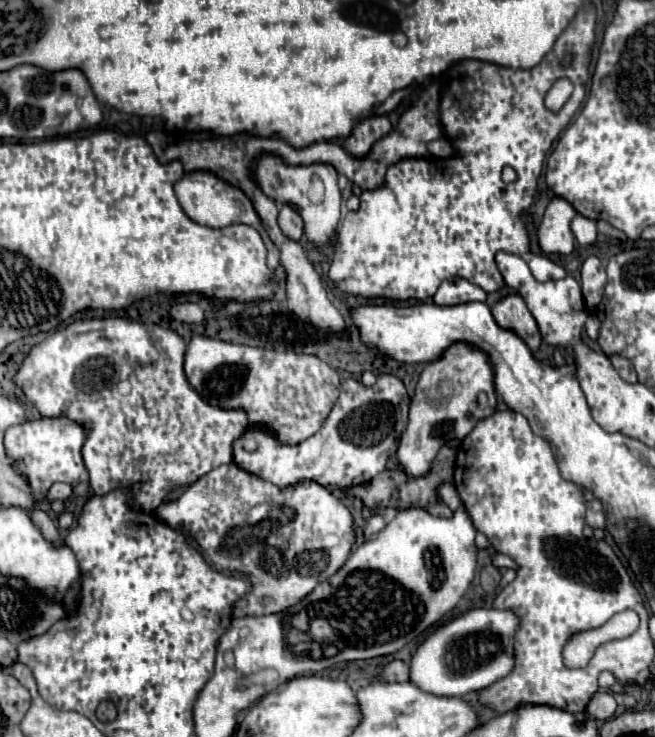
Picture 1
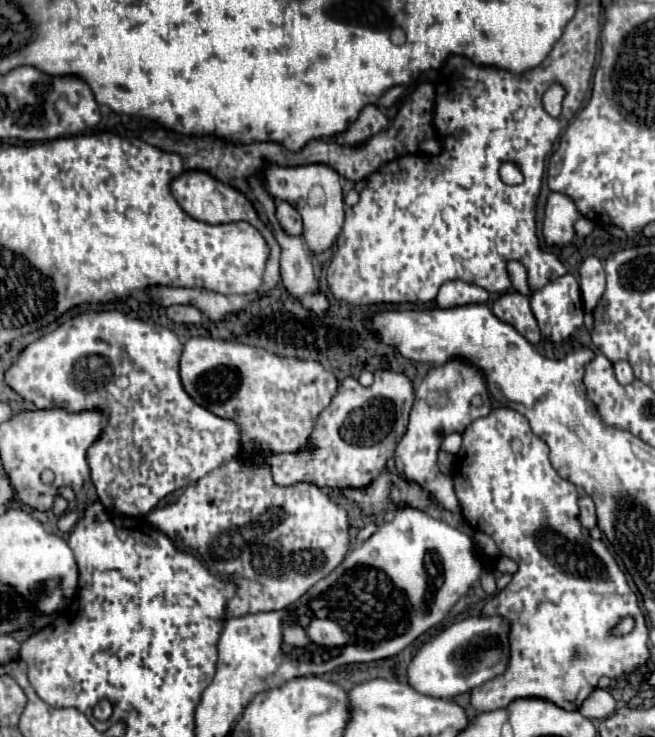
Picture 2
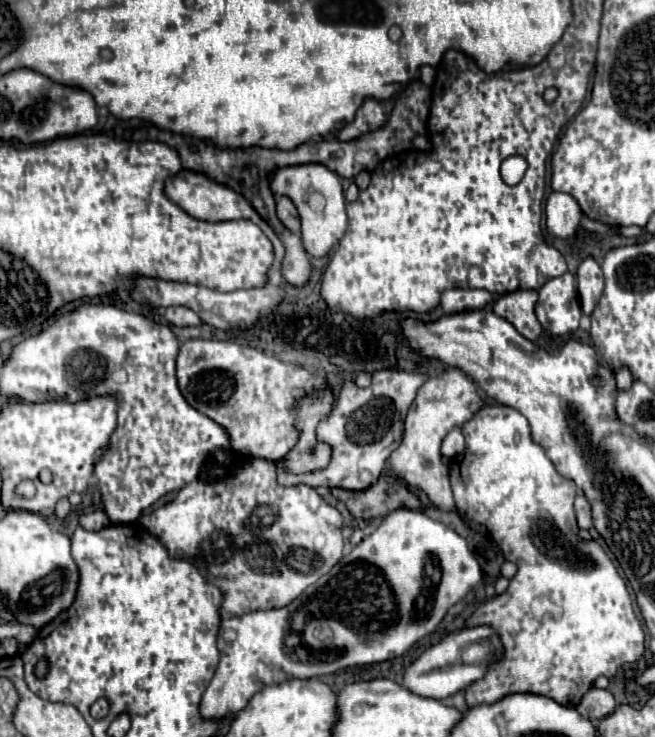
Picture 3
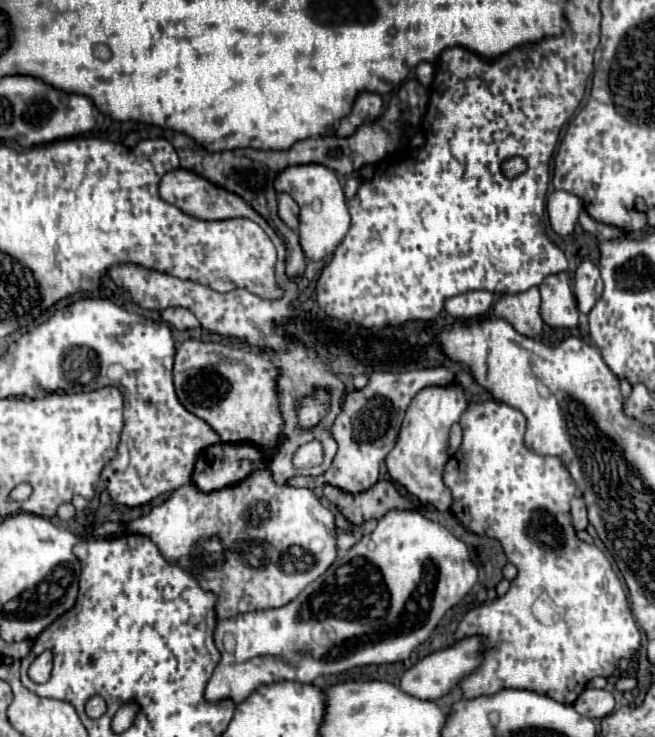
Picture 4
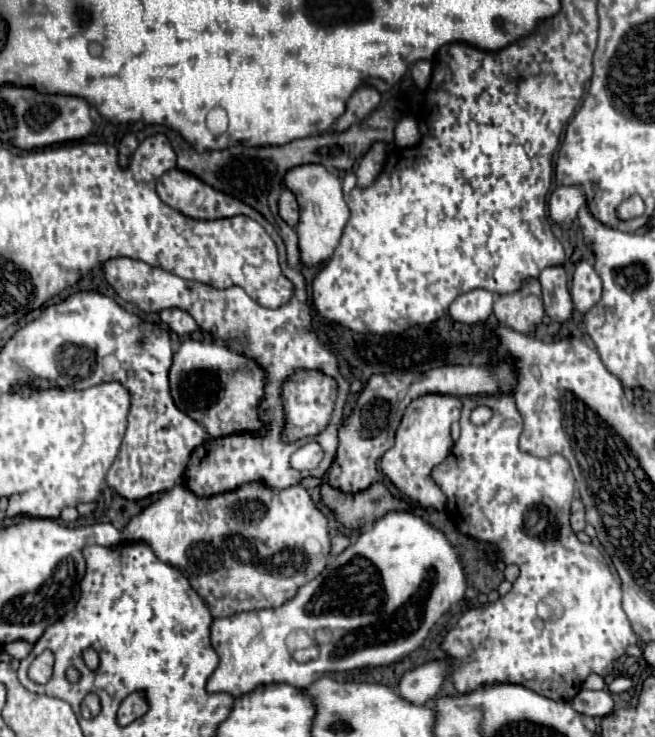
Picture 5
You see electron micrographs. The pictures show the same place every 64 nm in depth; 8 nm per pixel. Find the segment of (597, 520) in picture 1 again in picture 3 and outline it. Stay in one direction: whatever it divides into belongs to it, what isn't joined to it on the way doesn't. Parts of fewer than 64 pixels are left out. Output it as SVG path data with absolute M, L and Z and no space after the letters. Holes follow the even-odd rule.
M578 496L574 502L574 510L576 510L576 520L578 520L578 528L580 530L588 530L592 528L592 514L590 514L590 504L584 496Z

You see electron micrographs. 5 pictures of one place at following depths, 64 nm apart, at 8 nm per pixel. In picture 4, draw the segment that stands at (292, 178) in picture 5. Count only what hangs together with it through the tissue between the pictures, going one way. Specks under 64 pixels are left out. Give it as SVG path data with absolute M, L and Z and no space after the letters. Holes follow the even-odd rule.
M320 164L290 166L288 170L284 170L284 174L280 174L280 178L276 178L276 190L292 194L292 198L300 206L298 234L304 256L308 260L324 260L326 256L330 256L350 228L350 214L336 172Z

